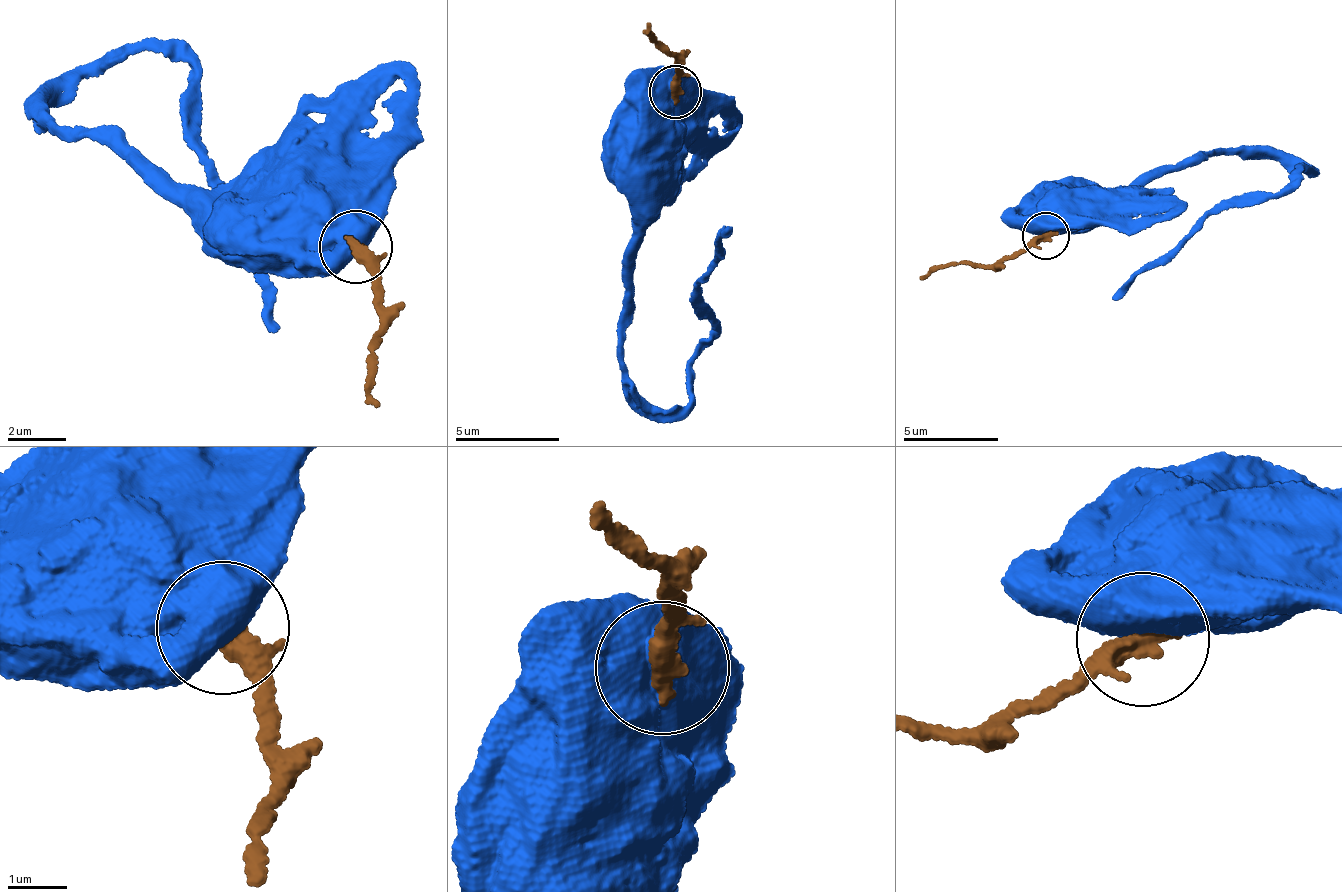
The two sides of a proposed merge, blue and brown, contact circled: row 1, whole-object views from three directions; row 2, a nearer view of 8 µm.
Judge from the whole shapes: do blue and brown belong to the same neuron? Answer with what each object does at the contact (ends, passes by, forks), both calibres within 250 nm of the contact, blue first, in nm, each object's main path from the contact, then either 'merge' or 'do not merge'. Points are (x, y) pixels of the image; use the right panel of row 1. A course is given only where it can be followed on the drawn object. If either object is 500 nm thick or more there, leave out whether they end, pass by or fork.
1050 nm thick on the blue side, 440 nm on the other; blue runs (1044, 232), (1060, 224), (1063, 213); brown runs (1044, 236), (988, 266), (947, 264), (919, 281); do not merge

